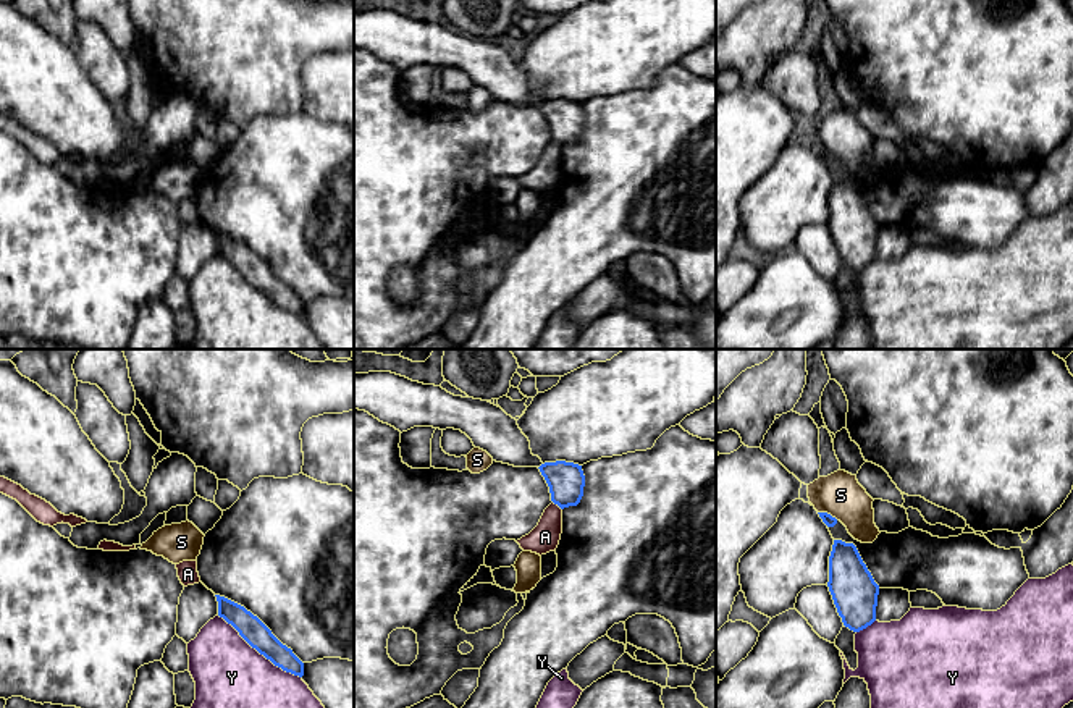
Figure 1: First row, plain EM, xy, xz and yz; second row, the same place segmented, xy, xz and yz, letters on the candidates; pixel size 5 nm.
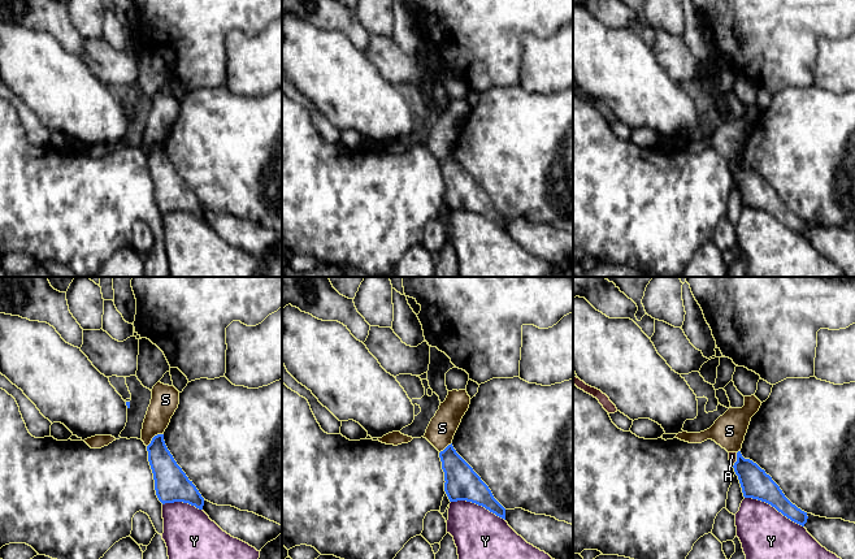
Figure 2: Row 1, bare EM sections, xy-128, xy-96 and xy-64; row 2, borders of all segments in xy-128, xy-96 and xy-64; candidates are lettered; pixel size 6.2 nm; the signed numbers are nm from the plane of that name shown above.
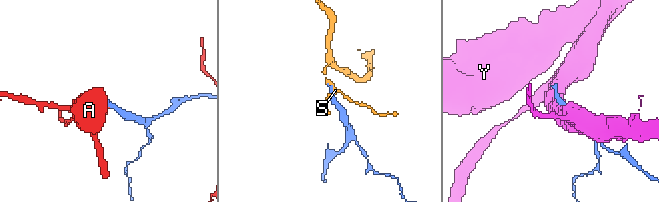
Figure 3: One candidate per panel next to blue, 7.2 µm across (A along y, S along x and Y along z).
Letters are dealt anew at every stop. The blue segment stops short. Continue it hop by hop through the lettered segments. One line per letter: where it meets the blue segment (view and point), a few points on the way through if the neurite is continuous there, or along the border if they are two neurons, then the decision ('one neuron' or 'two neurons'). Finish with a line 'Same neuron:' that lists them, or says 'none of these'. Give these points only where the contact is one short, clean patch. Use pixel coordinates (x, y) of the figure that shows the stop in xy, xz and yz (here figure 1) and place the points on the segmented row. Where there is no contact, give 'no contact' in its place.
A: xz (558, 505) | along xz (553, 501), (561, 509) | two neurons
S: yz (826, 513) | along yz (818, 511), (826, 511), (837, 519) | two neurons
Y: xy (260, 653) | two neurons
Same neuron: none of these

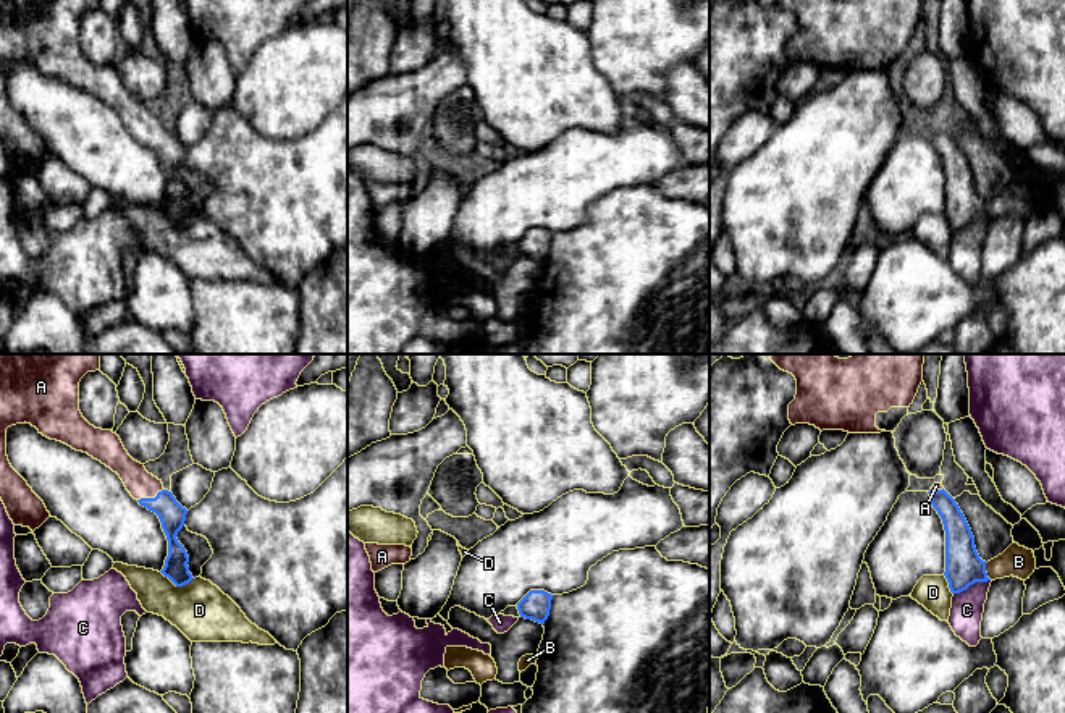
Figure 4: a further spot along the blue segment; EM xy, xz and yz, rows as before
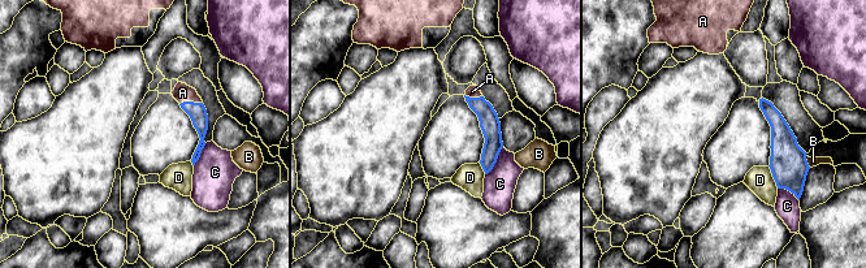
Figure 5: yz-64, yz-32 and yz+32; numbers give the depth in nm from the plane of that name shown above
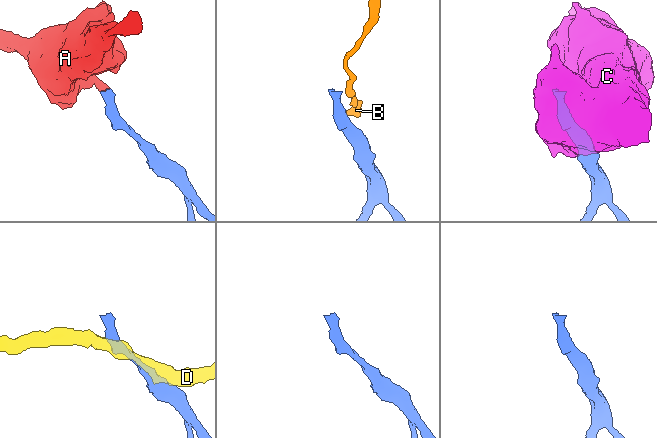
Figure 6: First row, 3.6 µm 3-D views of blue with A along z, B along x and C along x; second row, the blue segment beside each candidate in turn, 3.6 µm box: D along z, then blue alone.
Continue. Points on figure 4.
A: xy (151, 498) | across xy (172, 514), (151, 498), (141, 484) | one neuron
B: yz (985, 571) | along yz (985, 563), (985, 571), (991, 579) | two neurons
C: yz (972, 584) | along yz (989, 579), (973, 582), (954, 594) | two neurons
D: xy (176, 586) | two neurons
Same neuron: A

